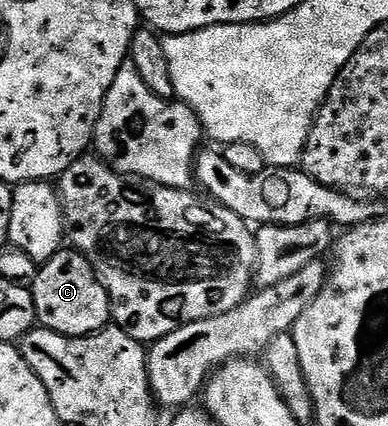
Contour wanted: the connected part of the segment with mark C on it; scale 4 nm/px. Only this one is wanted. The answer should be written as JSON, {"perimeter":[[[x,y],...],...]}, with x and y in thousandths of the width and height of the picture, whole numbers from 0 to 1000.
{"perimeter":[[[152,587],[131,610],[103,624],[75,681],[90,709],[98,765],[124,768],[160,786],[240,786],[289,756],[281,688],[206,589]]]}

